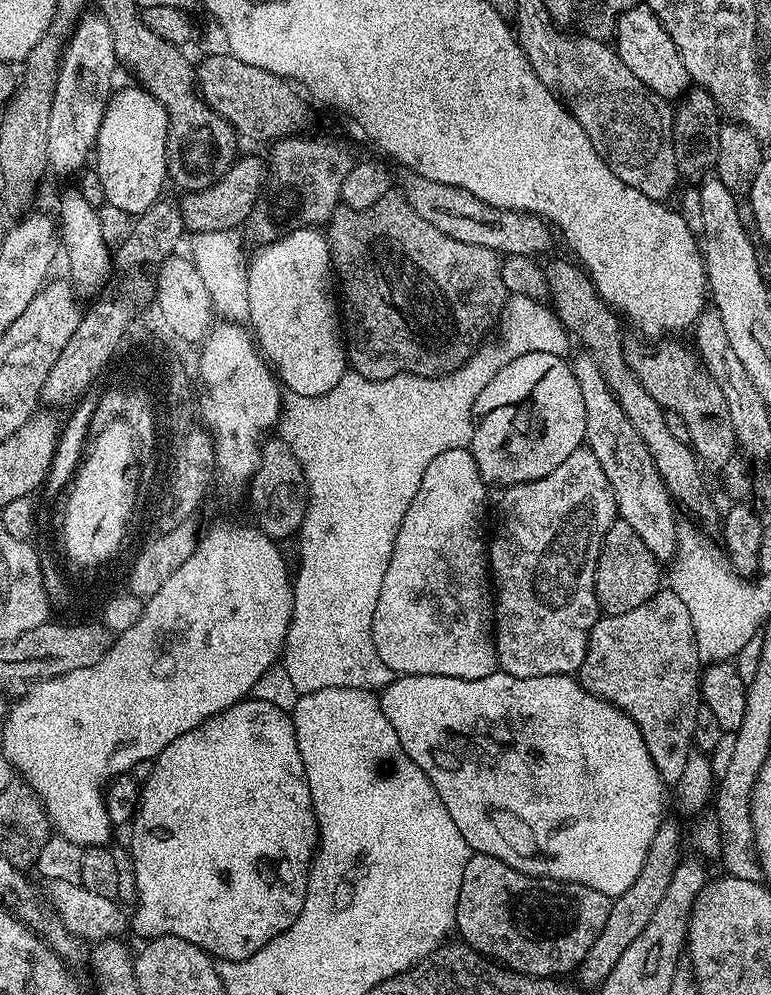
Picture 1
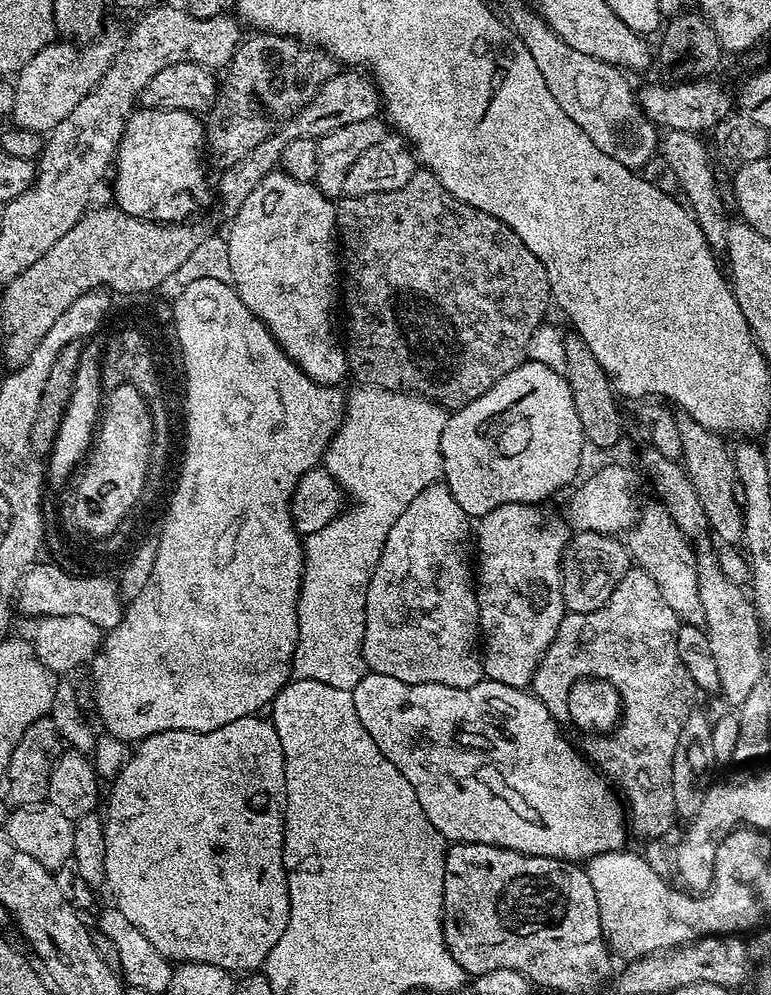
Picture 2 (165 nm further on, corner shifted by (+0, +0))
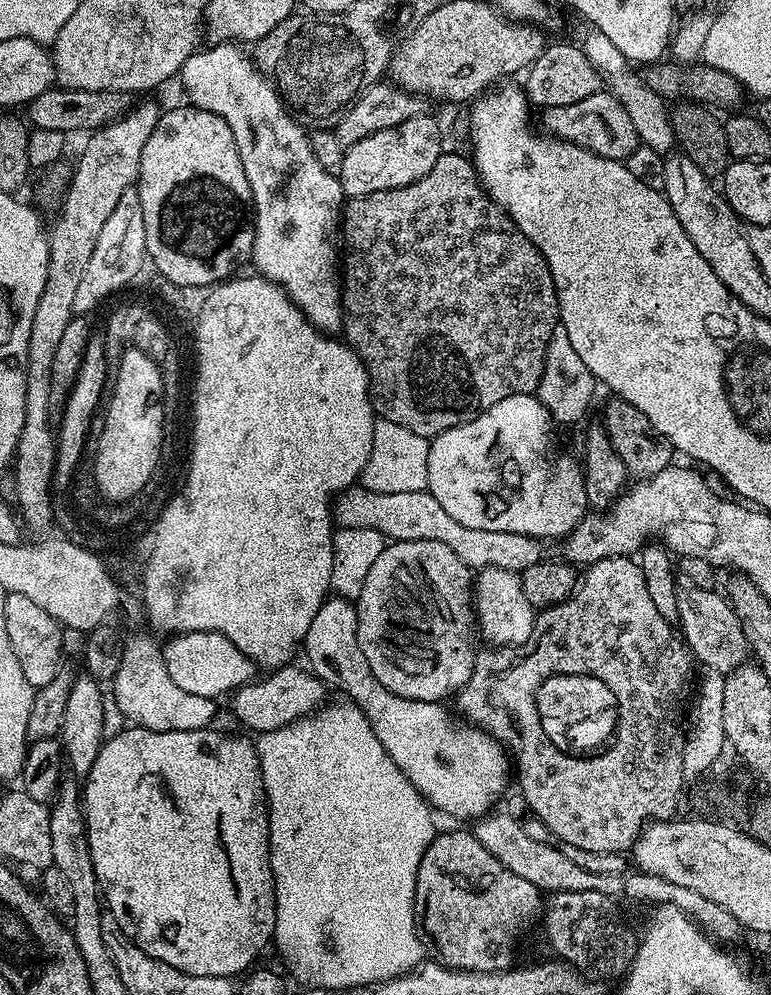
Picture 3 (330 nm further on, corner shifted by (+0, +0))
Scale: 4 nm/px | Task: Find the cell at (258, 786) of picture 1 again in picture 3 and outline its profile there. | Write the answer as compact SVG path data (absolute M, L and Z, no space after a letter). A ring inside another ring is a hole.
M128 726L117 736L109 735L98 750L94 766L82 781L82 803L96 882L100 885L106 911L114 914L120 929L140 949L150 954L150 958L158 958L158 962L166 962L166 966L174 966L174 970L182 970L182 974L236 978L257 963L255 960L259 958L260 951L267 944L269 947L276 931L276 891L268 853L268 800L264 797L260 755L256 752L255 743L240 736L223 736L214 729L209 726L198 730L152 732L148 728Z

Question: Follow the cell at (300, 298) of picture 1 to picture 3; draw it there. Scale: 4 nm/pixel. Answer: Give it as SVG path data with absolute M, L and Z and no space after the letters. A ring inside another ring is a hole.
M216 42L203 52L197 50L192 53L189 60L180 67L179 83L184 83L184 92L189 96L191 107L210 110L210 114L218 114L230 126L230 134L234 134L234 142L238 146L238 154L242 158L242 170L246 170L246 182L250 182L252 191L252 205L256 211L256 233L254 234L254 246L250 257L251 263L256 263L255 271L265 280L274 282L284 293L300 307L301 312L307 316L308 321L314 327L325 334L336 334L344 326L344 310L342 307L342 268L338 263L338 233L342 228L342 209L346 203L346 197L337 177L330 175L314 158L314 150L310 150L305 129L300 129L301 121L286 107L281 95L276 91L276 85L265 73L256 67L253 57L243 52L241 45L236 42Z

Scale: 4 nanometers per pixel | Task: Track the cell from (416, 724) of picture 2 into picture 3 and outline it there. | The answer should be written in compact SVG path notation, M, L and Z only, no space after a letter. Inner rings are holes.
M330 596L325 599L304 635L302 652L306 654L305 663L309 671L315 673L329 689L334 688L344 694L347 693L347 699L364 711L364 717L370 722L378 742L382 742L398 770L404 772L404 777L424 795L425 800L437 813L445 812L456 820L472 822L489 815L495 809L492 807L495 806L496 799L503 794L508 780L510 784L510 756L504 745L491 731L478 728L471 722L461 722L455 715L452 717L443 708L445 706L443 703L435 700L402 698L386 690L386 686L382 686L382 682L374 678L366 662L366 654L362 654L362 646L357 638L356 608L347 597Z

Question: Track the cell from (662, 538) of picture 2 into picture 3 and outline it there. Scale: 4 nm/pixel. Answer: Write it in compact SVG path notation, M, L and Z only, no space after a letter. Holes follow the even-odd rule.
M685 587L678 598L680 622L678 631L688 651L697 661L700 660L709 672L727 674L741 668L749 659L750 649L746 634L742 634L742 622L734 614L732 605L719 591L710 588Z

